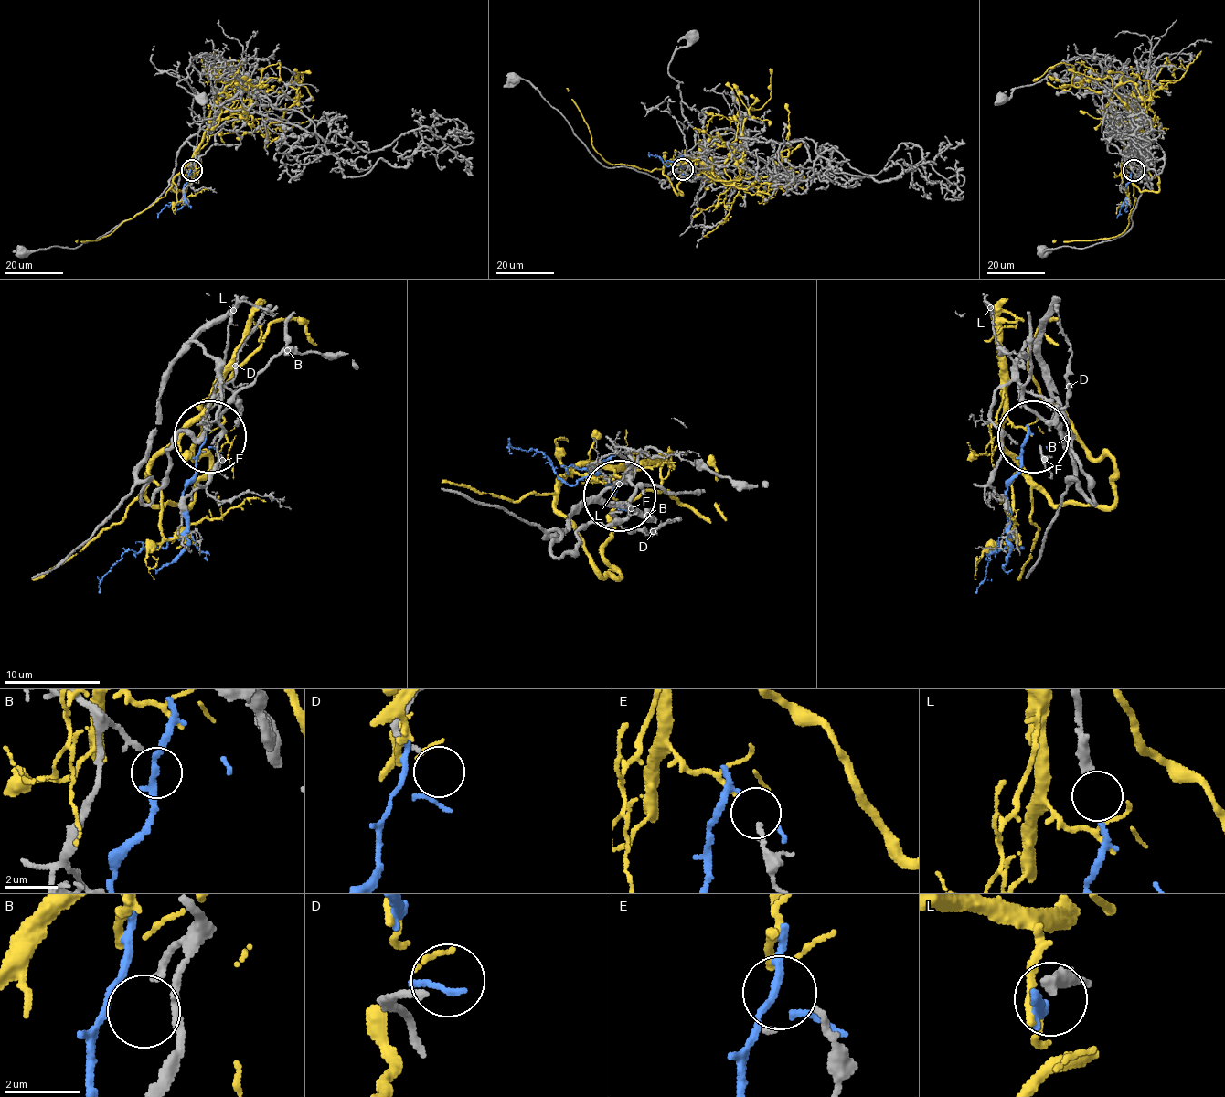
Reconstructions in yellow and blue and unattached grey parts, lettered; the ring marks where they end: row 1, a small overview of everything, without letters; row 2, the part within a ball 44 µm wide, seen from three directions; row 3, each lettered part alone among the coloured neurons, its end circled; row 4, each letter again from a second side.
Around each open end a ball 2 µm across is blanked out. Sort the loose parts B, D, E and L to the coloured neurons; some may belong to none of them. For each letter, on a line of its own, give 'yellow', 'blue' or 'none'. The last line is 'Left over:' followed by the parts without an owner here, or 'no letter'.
B: none
D: none
E: yellow
L: blue
Left over: B, D

